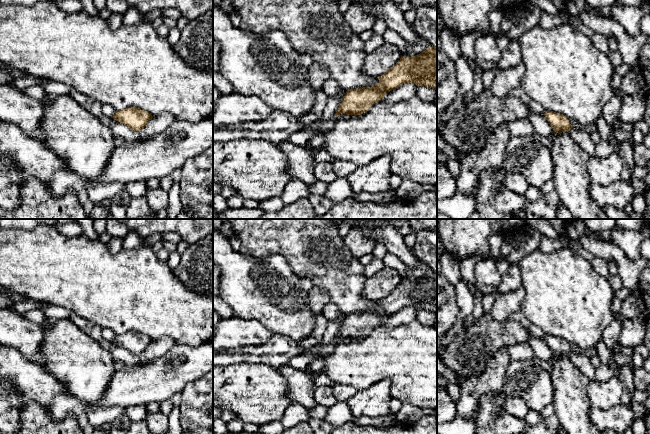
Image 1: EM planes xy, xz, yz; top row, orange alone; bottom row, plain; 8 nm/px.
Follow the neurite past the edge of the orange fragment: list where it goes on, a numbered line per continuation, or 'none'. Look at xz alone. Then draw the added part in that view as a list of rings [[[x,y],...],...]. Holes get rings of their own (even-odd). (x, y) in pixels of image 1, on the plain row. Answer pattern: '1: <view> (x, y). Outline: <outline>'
1: xz (328, 349). Outline: [[[335,339],[332,340],[329,344],[325,345],[320,352],[317,353],[316,356],[324,358],[327,355],[330,355],[334,352],[336,345]]]

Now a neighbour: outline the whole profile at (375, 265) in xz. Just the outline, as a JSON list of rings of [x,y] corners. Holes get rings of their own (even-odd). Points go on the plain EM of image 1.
[[[373,258],[366,266],[363,267],[364,277],[370,277],[384,267],[382,259]]]

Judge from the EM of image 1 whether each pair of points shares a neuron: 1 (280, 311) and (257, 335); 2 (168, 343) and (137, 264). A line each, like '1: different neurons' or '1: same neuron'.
1: different neurons
2: different neurons

